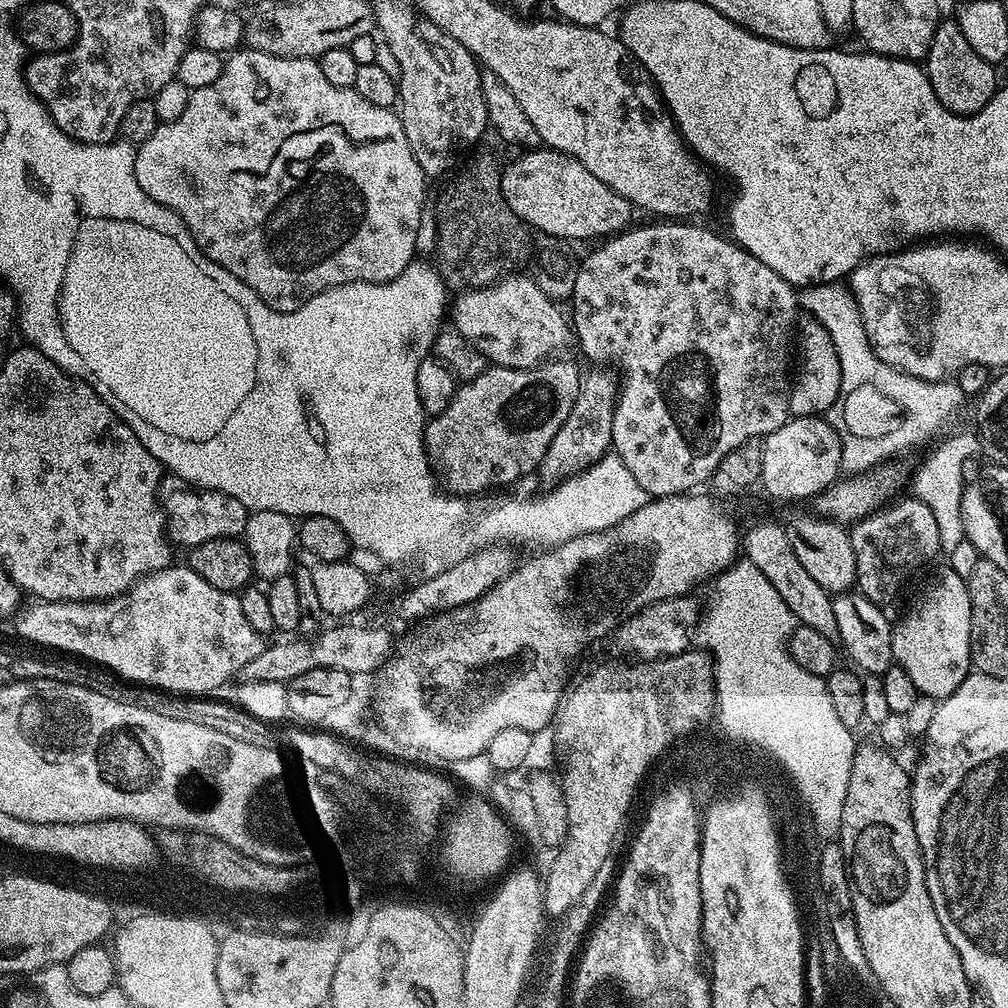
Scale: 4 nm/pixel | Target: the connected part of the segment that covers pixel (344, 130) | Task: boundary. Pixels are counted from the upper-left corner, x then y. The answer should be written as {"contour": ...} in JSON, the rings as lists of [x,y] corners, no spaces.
{"contour":[[[251,50],[231,53],[215,82],[210,82],[210,86],[191,89],[190,102],[186,102],[186,110],[179,118],[174,122],[160,123],[154,134],[139,144],[134,158],[134,175],[138,178],[138,186],[142,186],[154,202],[166,206],[182,218],[203,256],[222,266],[222,270],[234,274],[234,278],[246,282],[246,286],[250,286],[250,290],[254,290],[258,298],[262,298],[262,302],[269,304],[275,312],[296,312],[310,298],[334,286],[354,282],[389,284],[406,270],[406,266],[414,263],[417,255],[415,238],[419,215],[426,205],[426,177],[418,166],[418,158],[414,158],[414,150],[410,150],[410,142],[406,142],[406,130],[402,130],[399,115],[390,108],[370,106],[370,102],[366,102],[366,98],[352,88],[330,86],[316,60],[278,58],[274,54]]]}

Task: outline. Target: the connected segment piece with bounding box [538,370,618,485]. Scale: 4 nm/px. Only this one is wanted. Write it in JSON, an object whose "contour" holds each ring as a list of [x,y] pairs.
{"contour":[[[592,370],[583,377],[578,390],[578,398],[574,398],[574,406],[570,414],[566,414],[566,422],[558,426],[558,434],[550,442],[546,454],[538,469],[538,476],[548,480],[549,485],[558,484],[567,476],[574,476],[583,468],[589,468],[603,456],[609,455],[612,446],[612,422],[616,401],[618,399],[618,380],[608,370]]]}

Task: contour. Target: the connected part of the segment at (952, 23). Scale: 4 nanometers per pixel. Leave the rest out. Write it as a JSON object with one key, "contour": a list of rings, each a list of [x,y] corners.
{"contour":[[[944,18],[936,25],[926,57],[926,71],[934,94],[938,94],[938,102],[959,116],[972,116],[982,110],[982,106],[994,98],[998,87],[997,69],[971,48],[970,42],[966,42],[966,34],[962,34],[962,26],[955,19]]]}

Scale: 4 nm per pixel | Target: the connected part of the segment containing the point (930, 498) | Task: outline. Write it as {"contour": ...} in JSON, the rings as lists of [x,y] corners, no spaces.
{"contour":[[[975,431],[960,432],[949,440],[944,440],[924,461],[920,469],[910,476],[910,492],[916,499],[926,502],[934,514],[938,525],[938,538],[940,539],[941,553],[947,554],[954,550],[958,542],[965,540],[964,523],[962,522],[962,498],[966,487],[964,480],[964,467],[968,464],[972,452],[981,451],[980,441]]]}

